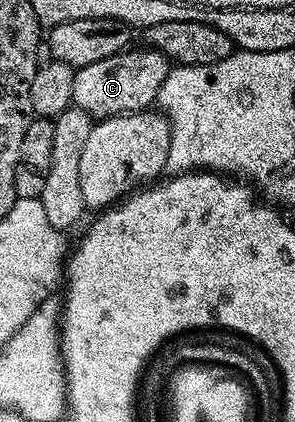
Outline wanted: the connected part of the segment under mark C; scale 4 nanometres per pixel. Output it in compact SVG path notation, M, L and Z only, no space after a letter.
M126 48L120 50L115 56L107 56L107 60L98 60L95 64L76 67L73 105L83 112L87 112L89 117L94 120L114 118L120 114L134 114L140 110L150 109L156 103L159 88L163 88L163 80L167 80L171 63L169 57L161 50L152 48L133 49Z

